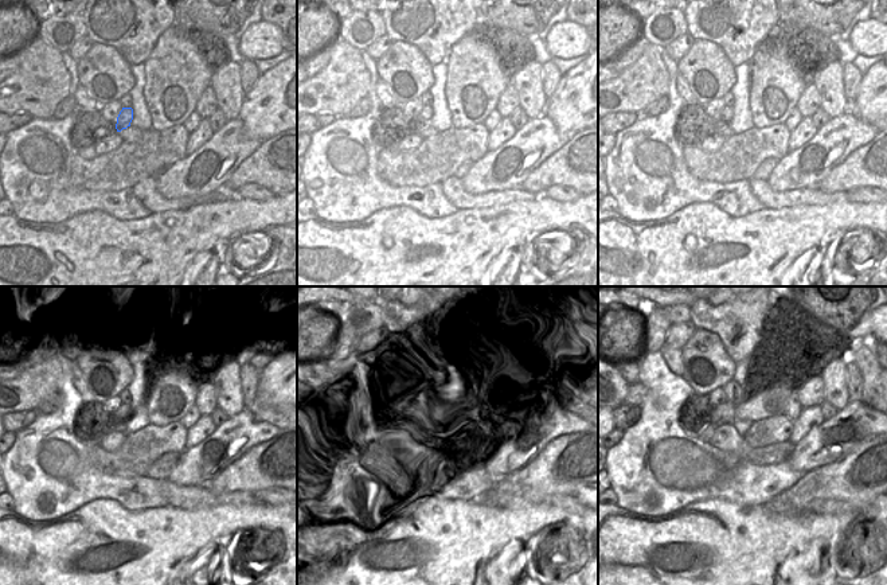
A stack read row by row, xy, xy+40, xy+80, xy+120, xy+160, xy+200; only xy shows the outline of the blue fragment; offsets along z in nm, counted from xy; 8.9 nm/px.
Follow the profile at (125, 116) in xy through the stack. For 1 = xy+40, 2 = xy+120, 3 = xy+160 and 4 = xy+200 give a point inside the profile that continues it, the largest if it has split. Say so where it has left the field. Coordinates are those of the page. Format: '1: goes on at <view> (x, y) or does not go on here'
1: goes on at xy+40 (424, 119)
2: goes on at xy+120 (118, 420)
3: goes on at xy+160 (422, 414)
4: goes on at xy+200 (723, 414)

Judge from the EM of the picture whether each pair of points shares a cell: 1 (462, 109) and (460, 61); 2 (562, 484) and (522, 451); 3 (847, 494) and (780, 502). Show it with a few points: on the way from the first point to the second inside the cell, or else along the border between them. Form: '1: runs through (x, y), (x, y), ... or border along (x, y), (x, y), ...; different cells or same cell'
1: runs through (462, 97), (462, 73); same cell
2: border along (555, 439), (530, 463), (505, 478); different cells
3: runs through (831, 494), (809, 494), (796, 500); same cell

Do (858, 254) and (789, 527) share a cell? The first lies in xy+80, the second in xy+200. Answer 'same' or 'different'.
different

